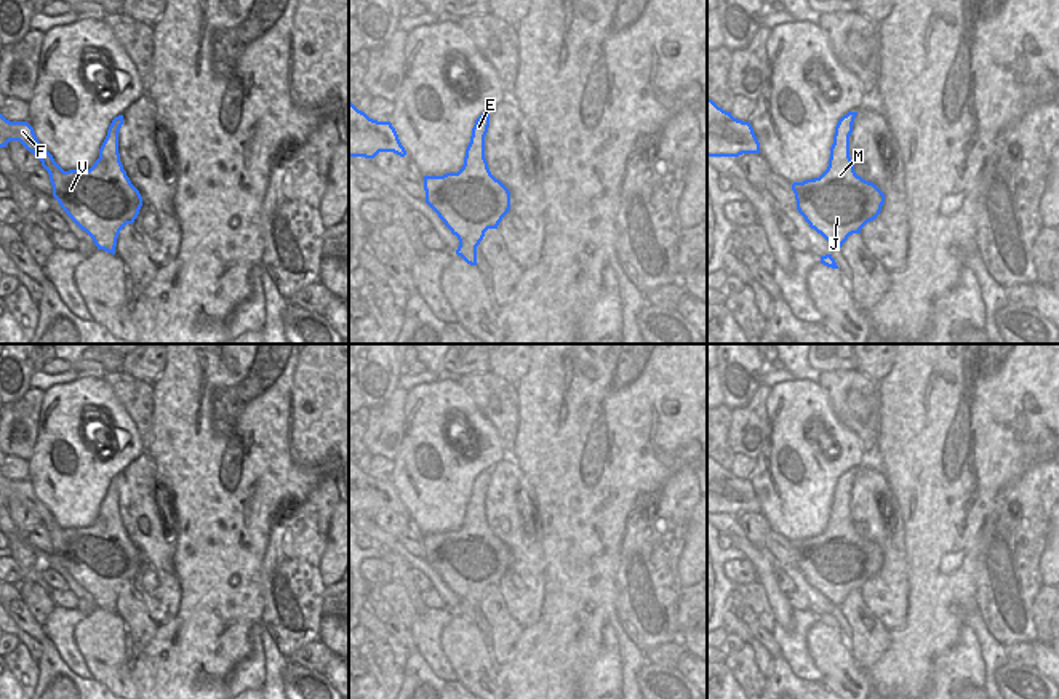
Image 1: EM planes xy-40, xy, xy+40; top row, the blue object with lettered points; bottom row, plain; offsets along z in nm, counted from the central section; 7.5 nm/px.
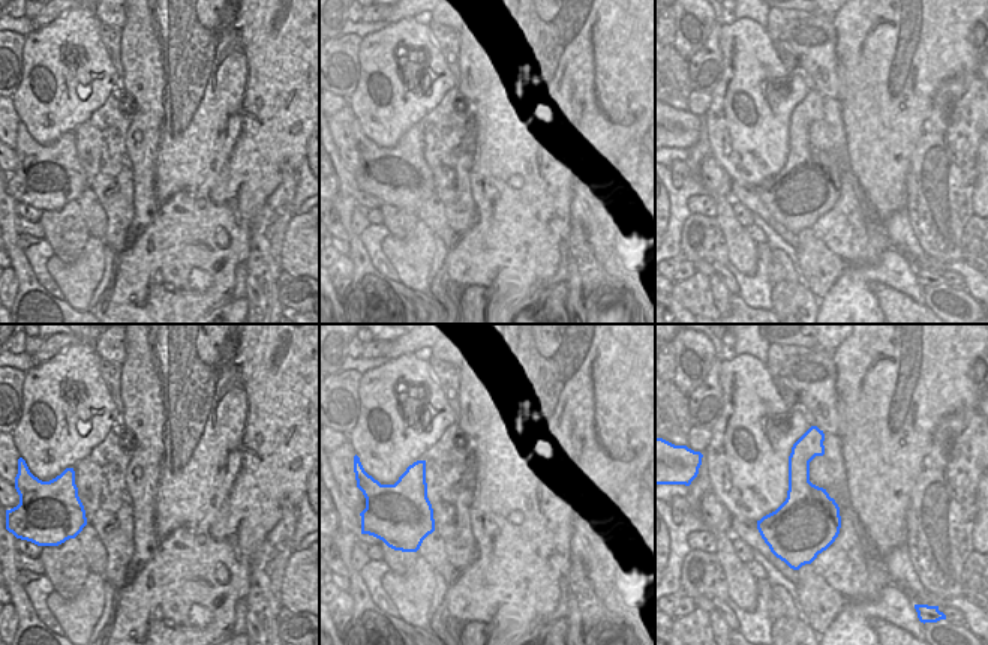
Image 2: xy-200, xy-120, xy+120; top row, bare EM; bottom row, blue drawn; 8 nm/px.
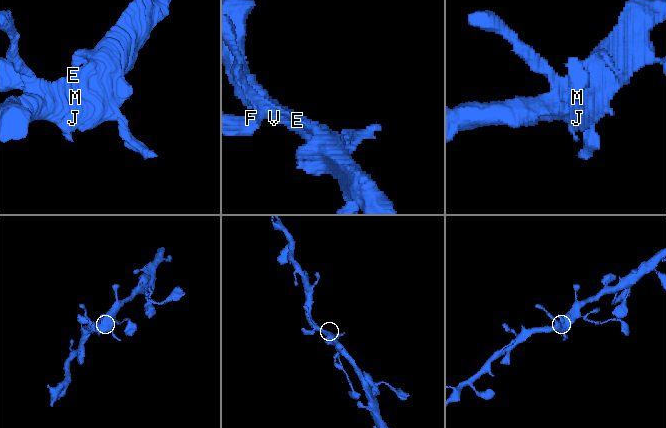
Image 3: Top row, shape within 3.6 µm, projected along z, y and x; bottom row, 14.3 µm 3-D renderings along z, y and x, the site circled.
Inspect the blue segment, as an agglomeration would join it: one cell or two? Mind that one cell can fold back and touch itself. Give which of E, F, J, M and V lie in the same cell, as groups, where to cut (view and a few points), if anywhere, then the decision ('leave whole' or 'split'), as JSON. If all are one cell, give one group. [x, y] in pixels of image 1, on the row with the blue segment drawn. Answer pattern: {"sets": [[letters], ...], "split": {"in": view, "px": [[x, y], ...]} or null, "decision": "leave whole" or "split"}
{"sets": [["E", "F", "J", "M", "V"]], "split": null, "decision": "leave whole"}

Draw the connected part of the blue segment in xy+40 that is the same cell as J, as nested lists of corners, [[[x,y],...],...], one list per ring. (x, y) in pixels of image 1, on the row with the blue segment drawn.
[[[848,112],[838,120],[827,170],[819,178],[792,184],[798,213],[835,248],[877,219],[885,203],[885,194],[856,174],[849,157],[856,115]]]

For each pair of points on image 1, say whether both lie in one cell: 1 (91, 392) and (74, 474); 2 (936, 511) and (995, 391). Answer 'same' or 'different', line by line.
1: same
2: same

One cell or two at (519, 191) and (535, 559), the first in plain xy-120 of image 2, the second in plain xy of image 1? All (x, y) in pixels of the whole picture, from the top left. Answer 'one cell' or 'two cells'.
two cells

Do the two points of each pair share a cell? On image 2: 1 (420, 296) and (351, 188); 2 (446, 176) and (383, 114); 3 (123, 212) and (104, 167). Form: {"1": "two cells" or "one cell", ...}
{"1": "two cells", "2": "two cells", "3": "one cell"}

